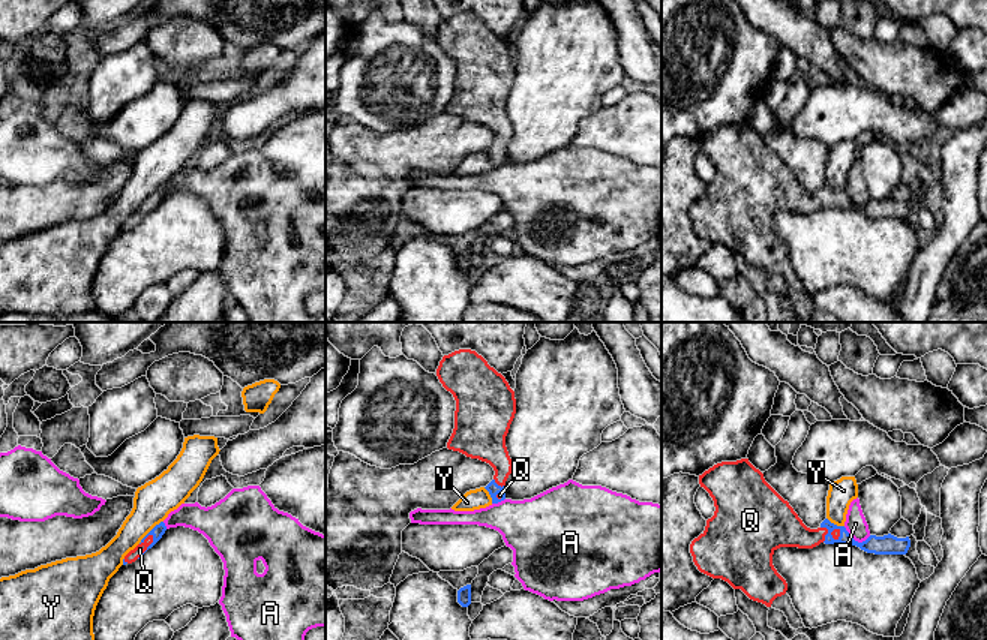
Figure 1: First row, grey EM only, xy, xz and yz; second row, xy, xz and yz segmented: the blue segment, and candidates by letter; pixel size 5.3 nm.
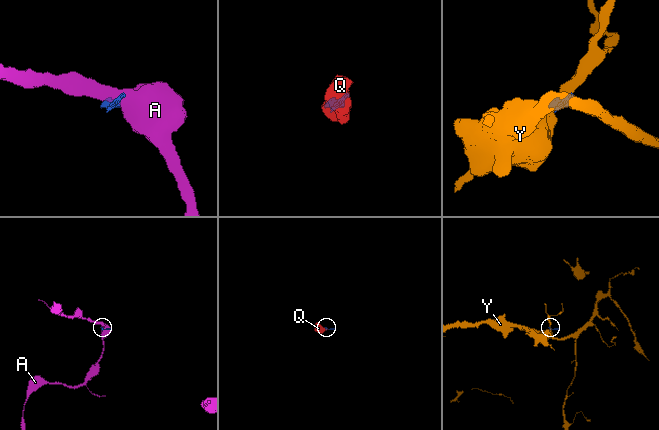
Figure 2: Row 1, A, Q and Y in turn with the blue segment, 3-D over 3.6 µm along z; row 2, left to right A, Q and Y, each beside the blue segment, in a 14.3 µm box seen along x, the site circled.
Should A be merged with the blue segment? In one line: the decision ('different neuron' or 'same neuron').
different neuron

